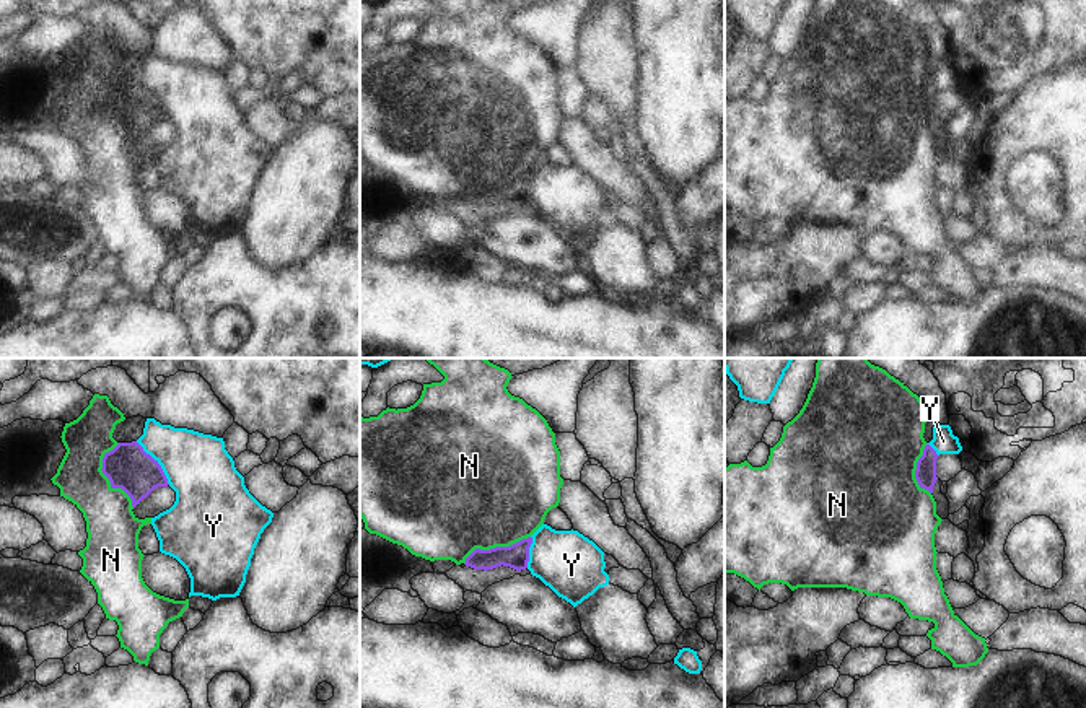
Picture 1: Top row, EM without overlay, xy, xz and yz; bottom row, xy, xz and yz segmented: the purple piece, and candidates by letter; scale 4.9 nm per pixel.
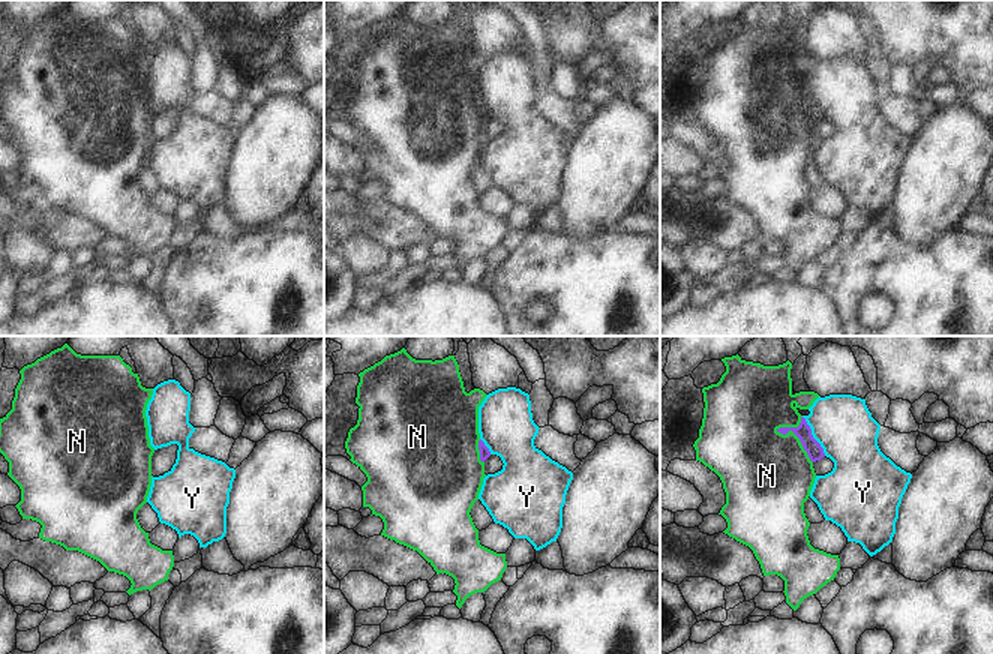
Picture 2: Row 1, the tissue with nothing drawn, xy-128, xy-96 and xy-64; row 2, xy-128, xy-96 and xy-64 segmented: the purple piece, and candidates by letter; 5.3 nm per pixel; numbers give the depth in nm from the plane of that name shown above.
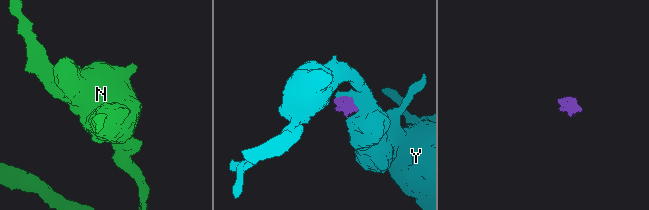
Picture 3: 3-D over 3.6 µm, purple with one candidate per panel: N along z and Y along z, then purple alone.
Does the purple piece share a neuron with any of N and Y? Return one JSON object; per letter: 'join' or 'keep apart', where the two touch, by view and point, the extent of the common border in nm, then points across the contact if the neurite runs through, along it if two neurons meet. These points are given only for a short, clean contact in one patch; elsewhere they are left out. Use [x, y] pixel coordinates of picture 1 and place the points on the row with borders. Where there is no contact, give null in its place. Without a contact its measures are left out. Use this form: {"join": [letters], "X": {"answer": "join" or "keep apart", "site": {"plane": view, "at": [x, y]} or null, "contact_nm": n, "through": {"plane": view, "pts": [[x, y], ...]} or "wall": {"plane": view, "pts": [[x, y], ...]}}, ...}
{"join": ["N"], "N": {"answer": "join", "site": {"plane": "xy", "at": [106, 476]}, "contact_nm": 340}, "Y": {"answer": "keep apart", "site": {"plane": "xy", "at": [157, 463]}, "contact_nm": 280, "wall": {"plane": "xy", "pts": [[135, 441], [160, 466], [170, 484]]}}}

